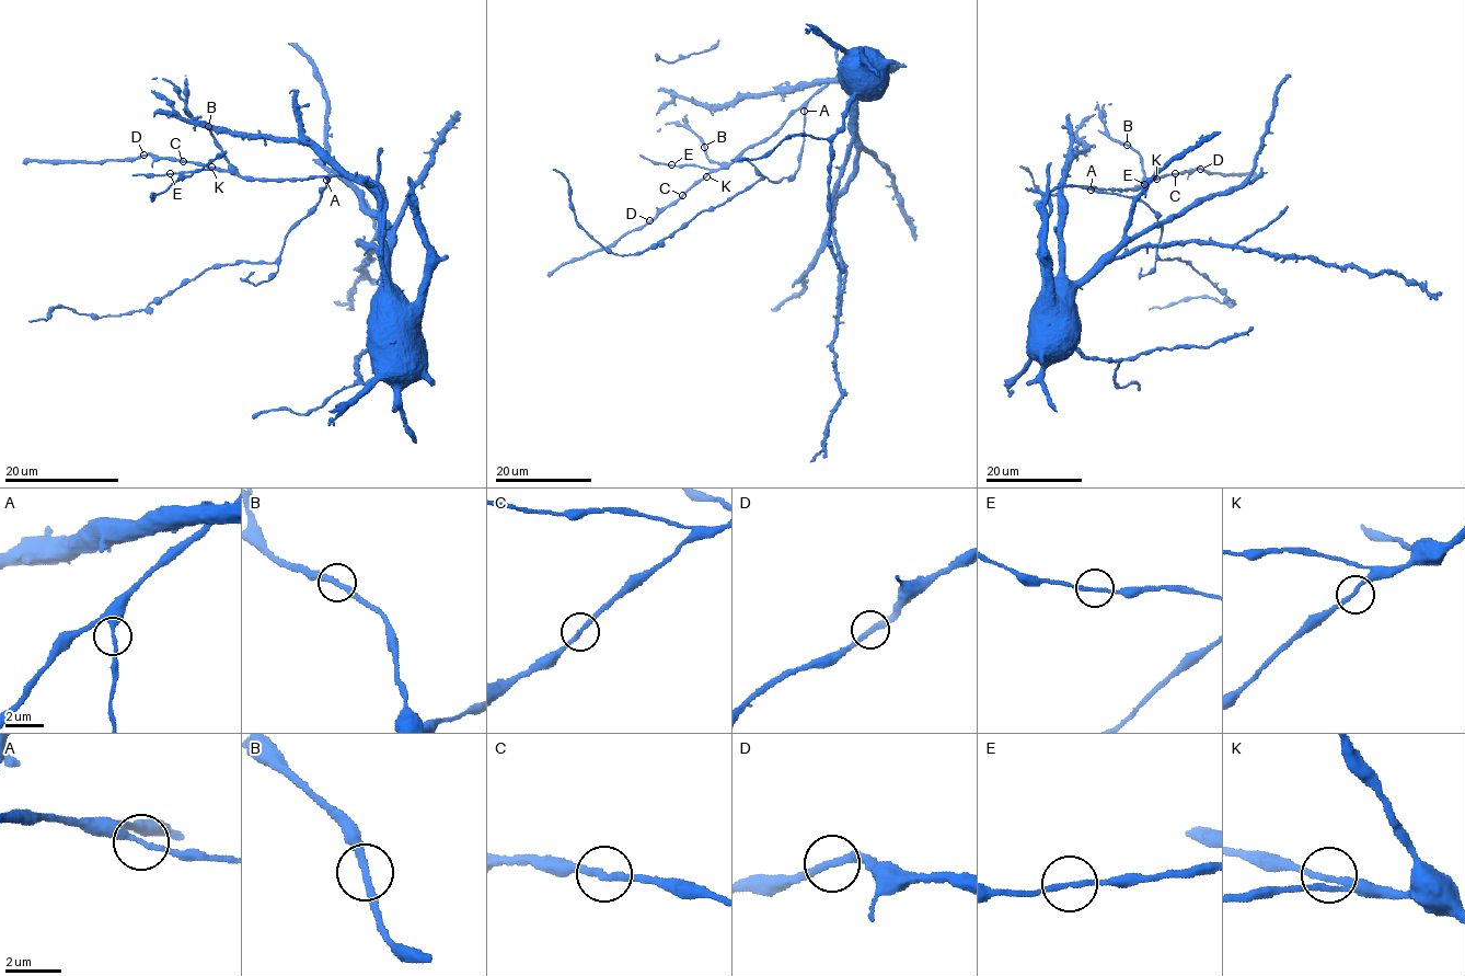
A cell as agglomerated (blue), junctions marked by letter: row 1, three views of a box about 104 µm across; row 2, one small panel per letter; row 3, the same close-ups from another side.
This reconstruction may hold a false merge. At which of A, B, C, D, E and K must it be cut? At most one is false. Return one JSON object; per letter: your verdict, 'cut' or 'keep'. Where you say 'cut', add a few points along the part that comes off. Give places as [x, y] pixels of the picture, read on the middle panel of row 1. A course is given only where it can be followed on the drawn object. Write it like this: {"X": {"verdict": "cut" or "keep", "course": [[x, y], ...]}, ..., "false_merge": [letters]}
{"A": {"verdict": "keep"}, "B": {"verdict": "keep"}, "C": {"verdict": "keep"}, "D": {"verdict": "keep"}, "E": {"verdict": "keep"}, "K": {"verdict": "keep"}, "false_merge": []}

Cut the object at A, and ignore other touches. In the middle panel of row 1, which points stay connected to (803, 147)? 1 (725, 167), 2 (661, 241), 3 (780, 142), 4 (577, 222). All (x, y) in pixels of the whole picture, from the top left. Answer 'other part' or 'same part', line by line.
1: other part
2: same part
3: other part
4: same part

